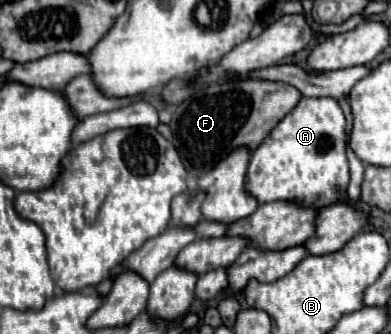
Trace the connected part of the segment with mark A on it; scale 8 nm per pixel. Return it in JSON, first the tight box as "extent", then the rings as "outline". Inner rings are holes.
{"extent":[245,97,349,207],"outline":[[[303,97],[251,155],[245,193],[257,199],[257,203],[291,201],[321,203],[321,207],[329,207],[345,201],[345,191],[349,185],[345,127],[345,115],[335,99]]]}

